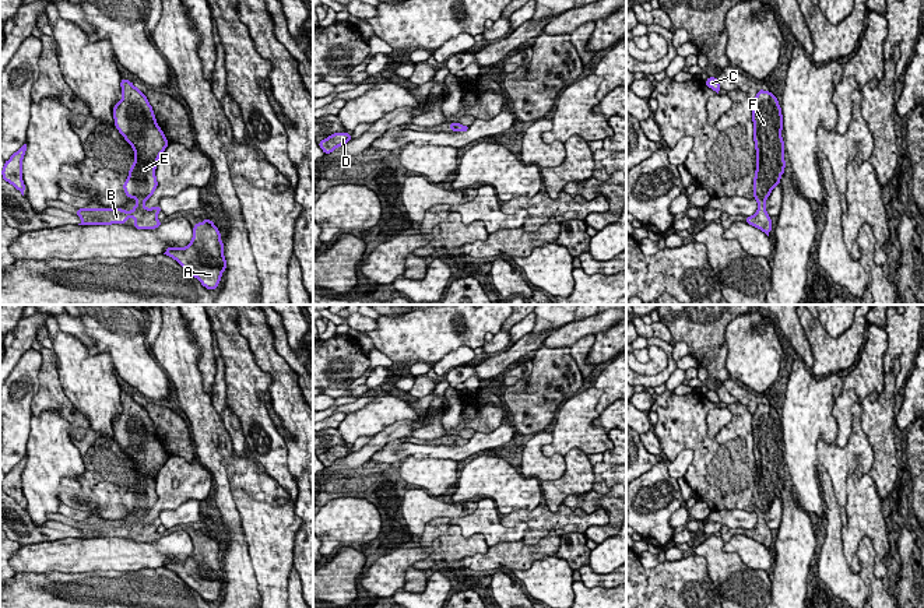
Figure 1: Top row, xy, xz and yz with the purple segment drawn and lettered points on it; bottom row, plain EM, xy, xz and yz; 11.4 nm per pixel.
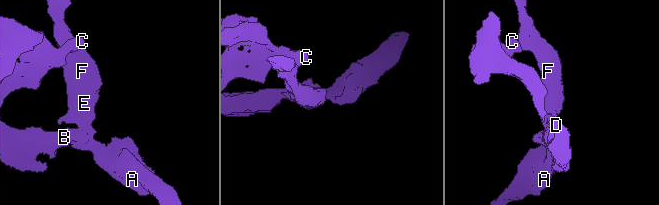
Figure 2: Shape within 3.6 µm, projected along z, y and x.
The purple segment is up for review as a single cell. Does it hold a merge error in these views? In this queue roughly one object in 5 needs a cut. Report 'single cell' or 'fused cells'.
single cell

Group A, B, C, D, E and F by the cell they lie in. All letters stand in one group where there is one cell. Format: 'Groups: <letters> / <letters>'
Groups: A B C D E F

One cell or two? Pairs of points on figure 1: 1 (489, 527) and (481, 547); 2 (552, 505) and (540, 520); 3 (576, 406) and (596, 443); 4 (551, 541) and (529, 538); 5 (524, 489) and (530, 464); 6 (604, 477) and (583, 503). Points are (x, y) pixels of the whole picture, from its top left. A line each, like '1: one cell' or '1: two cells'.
1: two cells
2: two cells
3: one cell
4: two cells
5: two cells
6: two cells

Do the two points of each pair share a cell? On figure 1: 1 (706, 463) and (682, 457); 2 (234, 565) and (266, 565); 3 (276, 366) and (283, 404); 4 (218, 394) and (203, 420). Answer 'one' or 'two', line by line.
1: two
2: two
3: one
4: two

